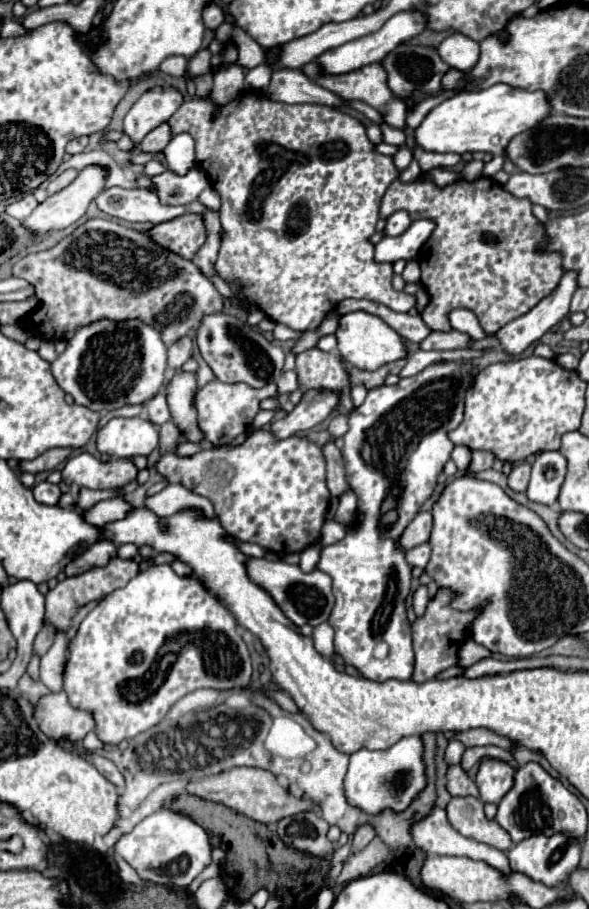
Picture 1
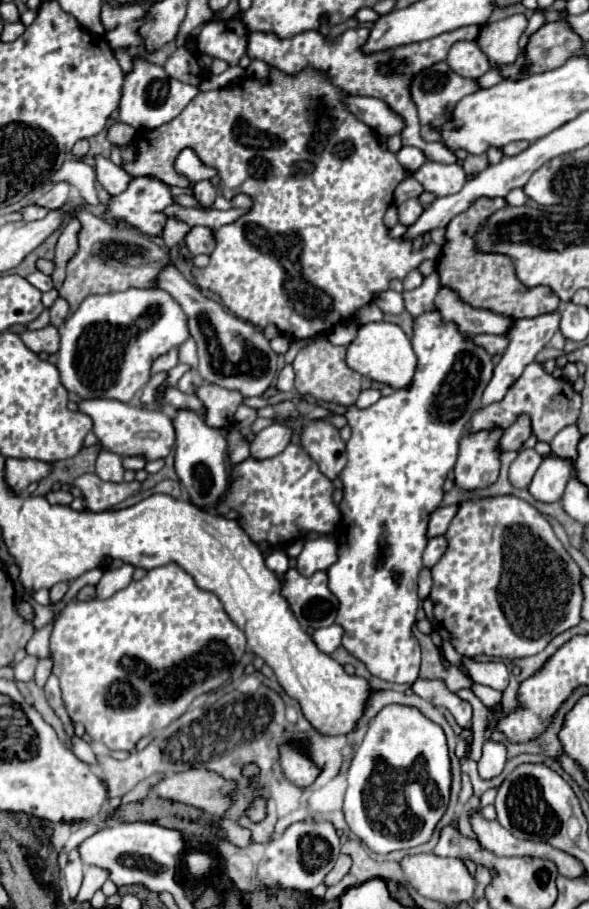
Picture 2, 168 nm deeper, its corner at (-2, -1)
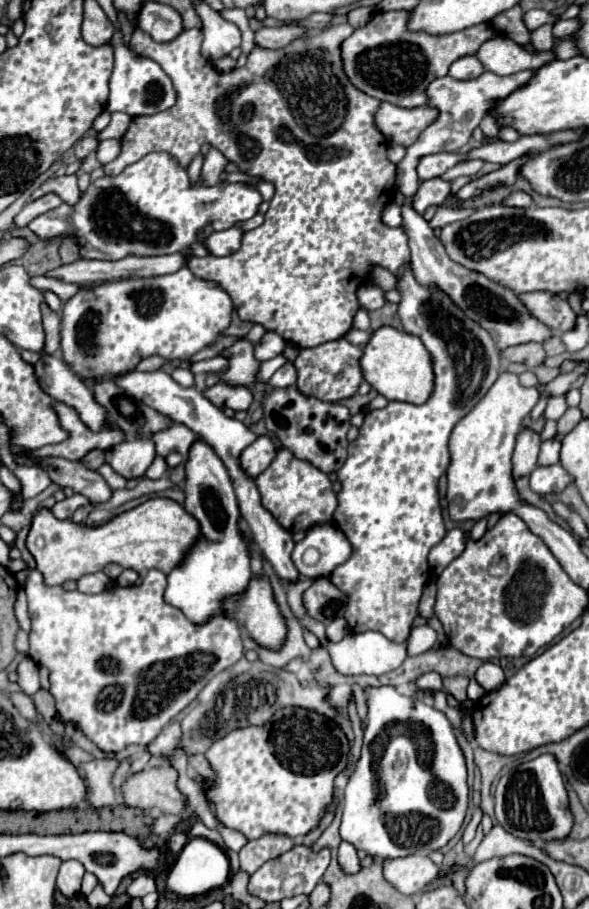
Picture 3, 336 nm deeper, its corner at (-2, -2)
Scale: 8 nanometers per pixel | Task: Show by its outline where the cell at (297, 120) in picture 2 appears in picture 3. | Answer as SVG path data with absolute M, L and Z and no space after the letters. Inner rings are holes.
M342 23L330 25L318 35L296 39L280 49L262 49L256 45L244 67L220 73L200 55L200 29L186 29L170 43L156 43L142 29L134 29L130 39L132 51L156 61L164 69L176 89L176 105L152 117L132 117L122 137L120 155L104 165L106 175L118 175L124 167L152 151L166 151L188 167L200 153L206 137L206 143L222 151L242 173L272 181L276 195L270 201L264 225L246 231L242 247L236 253L228 257L194 257L188 269L200 279L212 279L226 287L242 321L260 323L266 331L278 333L284 341L300 349L340 339L350 331L352 317L360 309L356 291L374 265L396 273L402 263L410 261L406 233L400 227L388 227L380 221L380 211L394 199L396 165L388 161L388 141L374 123L380 101L356 89L342 69L340 45L352 31L352 25Z

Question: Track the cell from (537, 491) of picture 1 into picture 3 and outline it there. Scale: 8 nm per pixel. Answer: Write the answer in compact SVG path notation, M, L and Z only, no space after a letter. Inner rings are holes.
M556 463L556 465L548 465L542 467L538 465L532 473L530 473L530 489L534 493L546 495L546 493L560 493L564 491L564 487L570 483L570 477L566 473L566 469Z

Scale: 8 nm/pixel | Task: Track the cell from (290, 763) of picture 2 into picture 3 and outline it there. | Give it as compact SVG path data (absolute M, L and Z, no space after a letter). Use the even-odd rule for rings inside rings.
M284 707L284 709L278 709L278 711L272 715L272 719L270 719L268 725L260 725L260 727L258 727L258 725L246 725L246 727L234 729L234 731L230 731L230 733L226 733L224 737L212 741L212 745L208 747L208 751L206 751L204 755L206 755L208 763L210 763L212 773L214 773L214 785L206 789L206 797L214 803L216 815L218 815L218 819L220 819L226 827L230 827L230 829L234 829L234 831L240 831L248 841L260 839L260 837L266 835L266 833L286 835L286 837L290 837L290 839L296 839L296 837L302 837L302 835L306 835L308 831L312 831L312 829L320 823L320 815L332 805L332 801L334 801L334 779L344 771L344 767L346 767L346 763L348 763L350 743L348 743L344 731L340 729L340 725L336 725L336 721L332 721L332 719L328 719L328 717L324 717L324 715L316 713L316 711L304 709L304 707Z

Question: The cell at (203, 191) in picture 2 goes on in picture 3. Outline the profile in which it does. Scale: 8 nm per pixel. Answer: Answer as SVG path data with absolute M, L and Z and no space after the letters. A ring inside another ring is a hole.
M212 149L206 153L206 159L204 159L204 167L202 167L202 177L208 185L214 185L222 173L224 173L224 167L228 165L228 159L218 151L218 149Z

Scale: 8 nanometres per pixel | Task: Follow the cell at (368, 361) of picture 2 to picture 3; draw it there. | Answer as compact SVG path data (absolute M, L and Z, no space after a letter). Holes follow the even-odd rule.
M394 327L378 329L372 335L370 343L364 347L360 367L364 379L372 385L372 389L376 389L388 401L406 401L406 403L422 405L432 395L434 389L432 357L424 347L424 343L420 341L420 337L410 335L406 331L398 331Z

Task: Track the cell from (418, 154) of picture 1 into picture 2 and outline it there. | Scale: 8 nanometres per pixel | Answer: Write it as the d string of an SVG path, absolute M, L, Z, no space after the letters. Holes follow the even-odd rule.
M358 26L358 28L346 30L334 42L326 42L324 36L314 30L302 32L288 40L276 38L274 34L254 32L254 34L250 34L250 40L248 40L248 56L250 56L250 60L262 60L272 68L280 68L280 72L288 72L290 76L296 76L296 72L302 72L304 68L316 68L318 72L324 72L328 76L328 80L332 84L336 84L346 94L374 96L374 98L384 100L404 120L404 128L402 128L402 144L404 146L420 148L426 154L426 158L432 162L454 164L458 158L442 142L428 144L420 138L420 122L418 122L416 106L410 100L408 86L410 86L410 80L414 74L418 74L424 68L430 68L432 64L436 64L440 60L446 60L446 54L454 42L476 40L478 26L464 26L464 28L452 30L452 32L444 32L436 38L424 40L424 42L414 42L414 44L406 44L406 46L398 46L398 48L392 48L386 52L376 52L376 54L366 56L360 52L360 46L366 42L368 32L370 32L368 28Z

